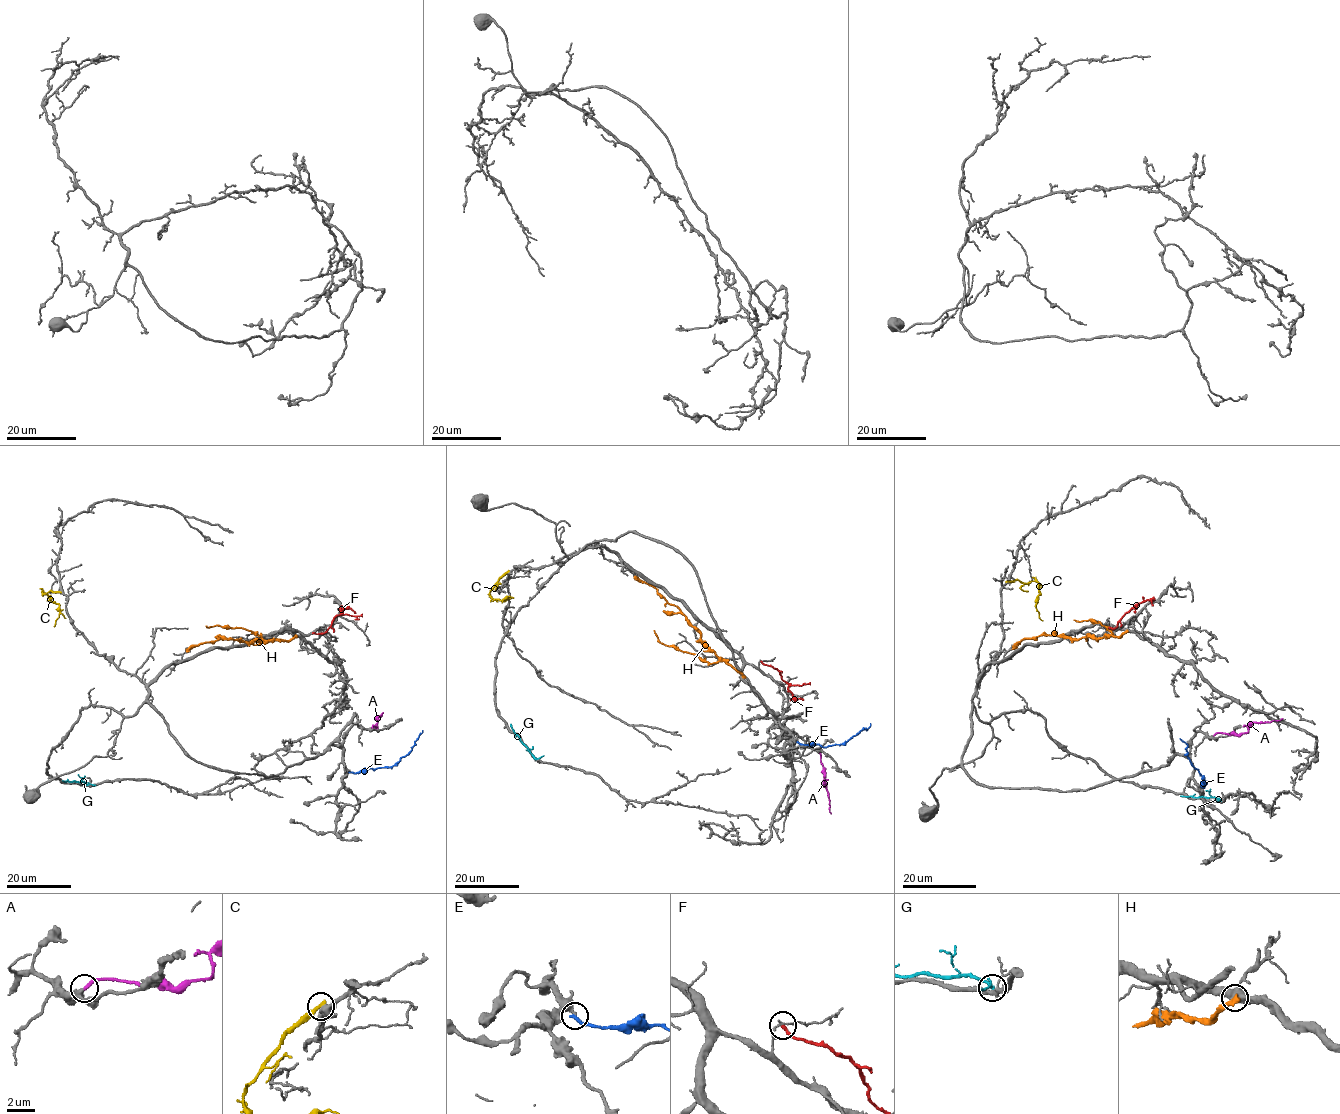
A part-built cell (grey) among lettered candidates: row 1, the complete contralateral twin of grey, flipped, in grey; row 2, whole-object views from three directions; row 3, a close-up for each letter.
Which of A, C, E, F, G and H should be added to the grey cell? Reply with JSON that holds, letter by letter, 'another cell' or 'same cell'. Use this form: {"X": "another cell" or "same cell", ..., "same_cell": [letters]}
{"A": "same cell", "C": "another cell", "E": "another cell", "F": "another cell", "G": "another cell", "H": "another cell", "same_cell": ["A"]}

